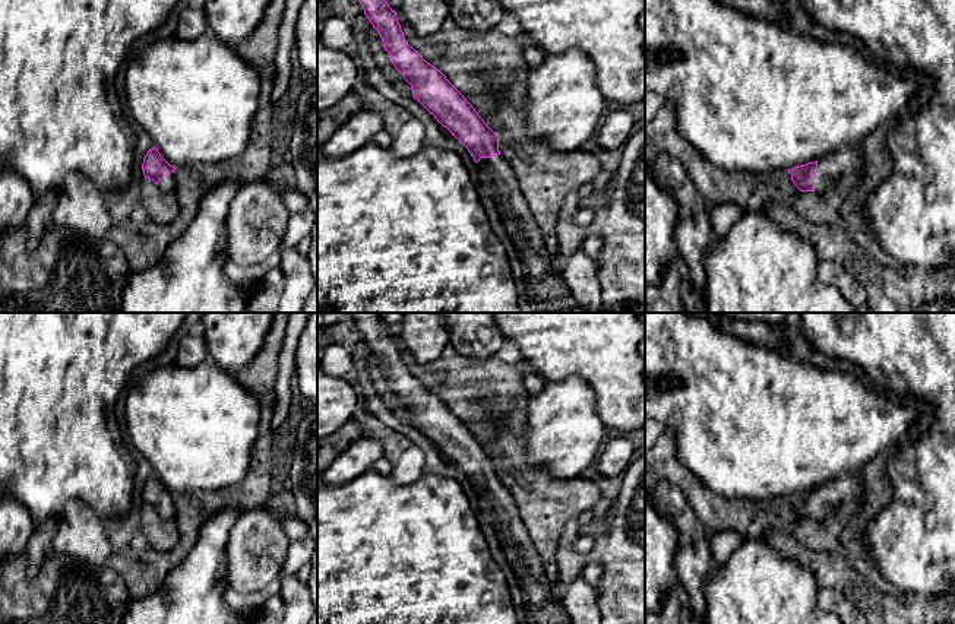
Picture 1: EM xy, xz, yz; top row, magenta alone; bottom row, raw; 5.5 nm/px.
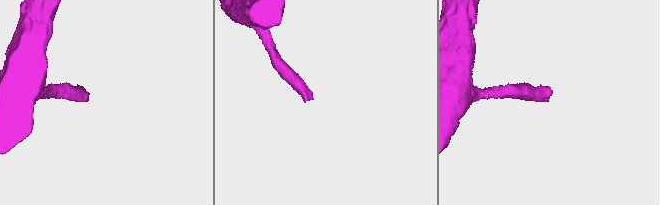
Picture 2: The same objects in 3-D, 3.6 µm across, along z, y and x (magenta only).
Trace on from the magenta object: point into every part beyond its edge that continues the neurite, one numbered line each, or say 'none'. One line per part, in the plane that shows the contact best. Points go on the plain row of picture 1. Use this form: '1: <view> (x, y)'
1: yz (838, 493)

